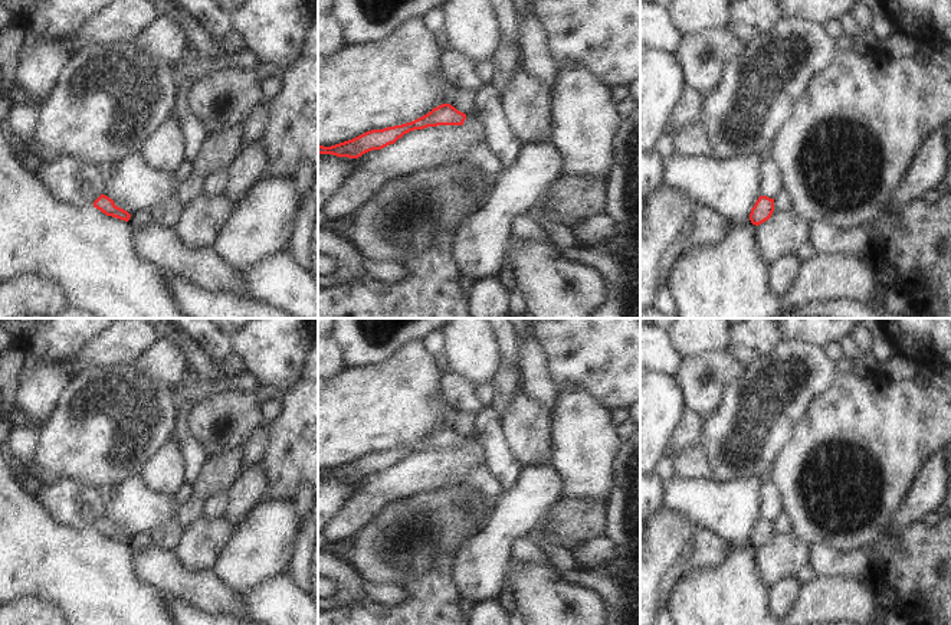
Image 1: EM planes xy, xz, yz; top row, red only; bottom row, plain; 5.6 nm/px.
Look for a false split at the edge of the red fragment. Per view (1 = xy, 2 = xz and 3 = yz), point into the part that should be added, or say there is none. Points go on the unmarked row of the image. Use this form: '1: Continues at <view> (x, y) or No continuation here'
1: No continuation here
2: No continuation here
3: No continuation here

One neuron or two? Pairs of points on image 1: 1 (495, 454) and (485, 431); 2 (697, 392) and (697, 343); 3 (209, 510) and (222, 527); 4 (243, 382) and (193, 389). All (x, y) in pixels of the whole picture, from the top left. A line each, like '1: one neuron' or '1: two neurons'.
1: one neuron
2: two neurons
3: two neurons
4: one neuron

